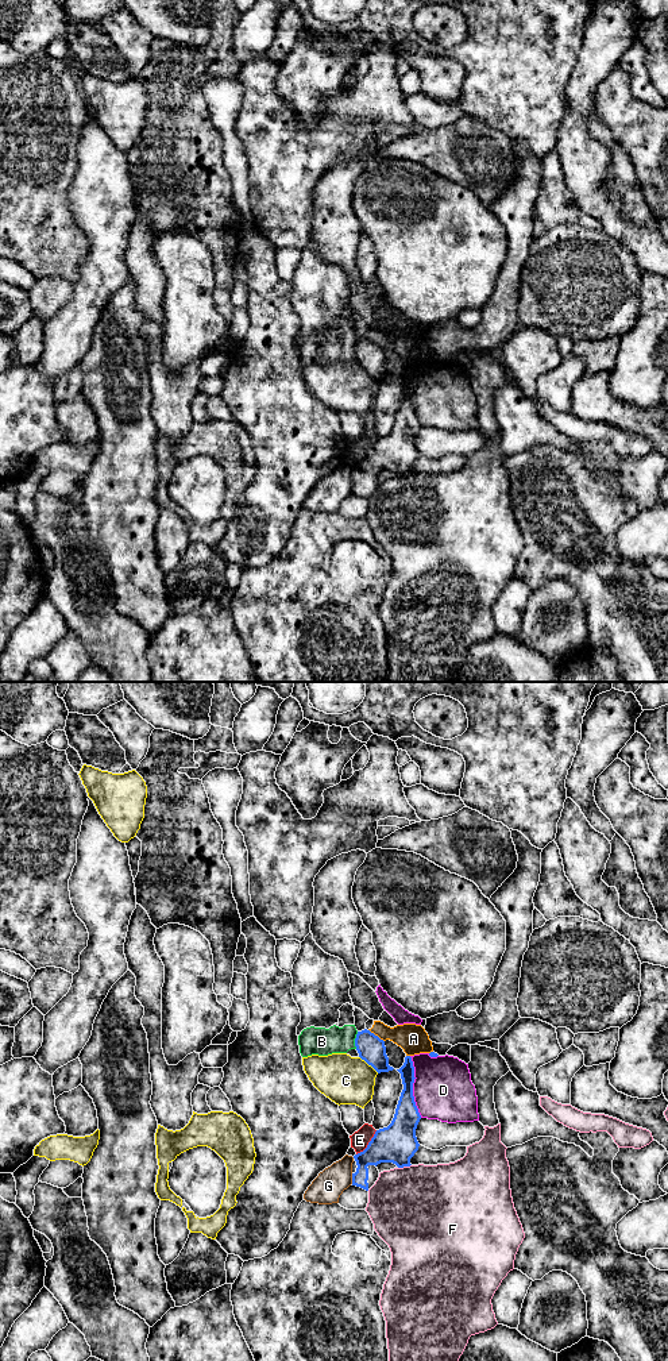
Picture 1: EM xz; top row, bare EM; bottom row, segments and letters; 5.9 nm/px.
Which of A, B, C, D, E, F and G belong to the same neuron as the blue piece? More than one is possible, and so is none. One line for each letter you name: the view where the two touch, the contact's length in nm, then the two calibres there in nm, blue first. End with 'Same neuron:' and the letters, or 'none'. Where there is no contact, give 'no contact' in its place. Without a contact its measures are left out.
Same neuron: none

